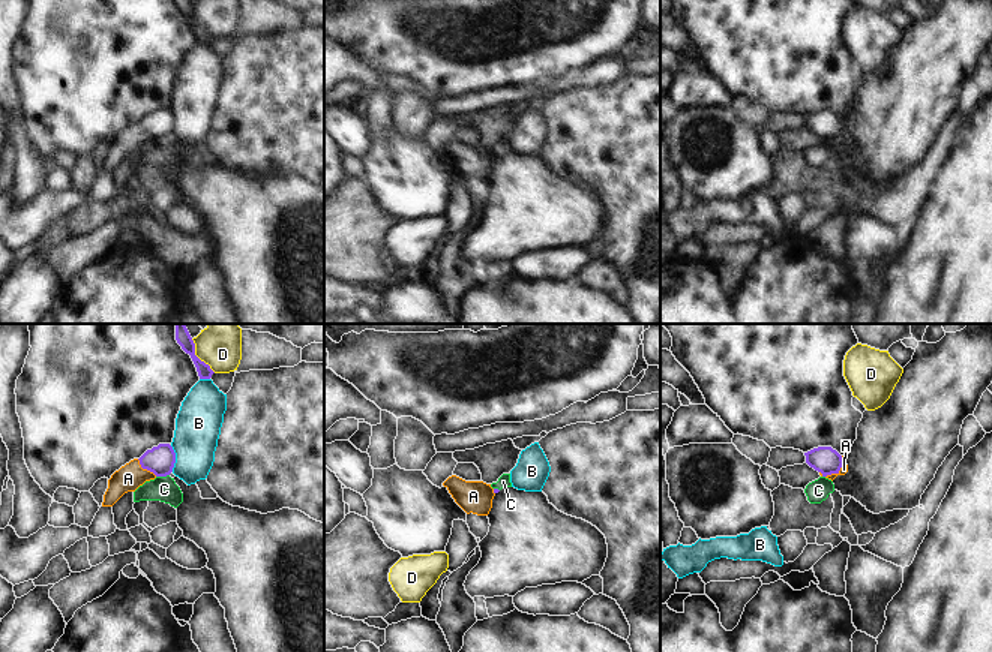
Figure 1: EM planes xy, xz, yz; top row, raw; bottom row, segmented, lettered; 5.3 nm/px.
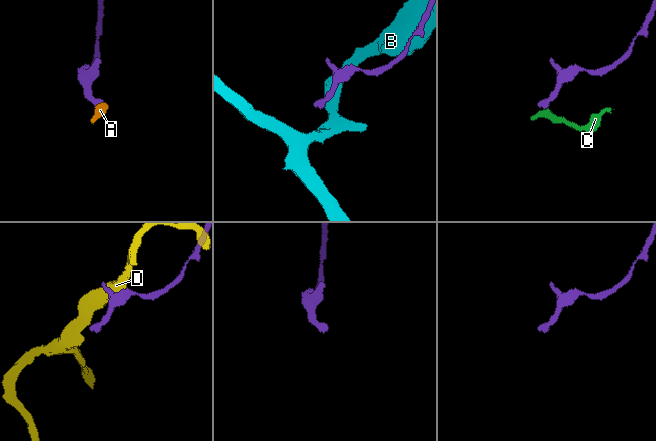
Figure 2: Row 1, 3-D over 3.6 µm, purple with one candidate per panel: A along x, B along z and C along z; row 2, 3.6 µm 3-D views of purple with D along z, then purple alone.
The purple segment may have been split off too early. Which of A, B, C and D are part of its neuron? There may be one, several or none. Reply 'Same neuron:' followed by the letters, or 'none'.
Same neuron: A.

